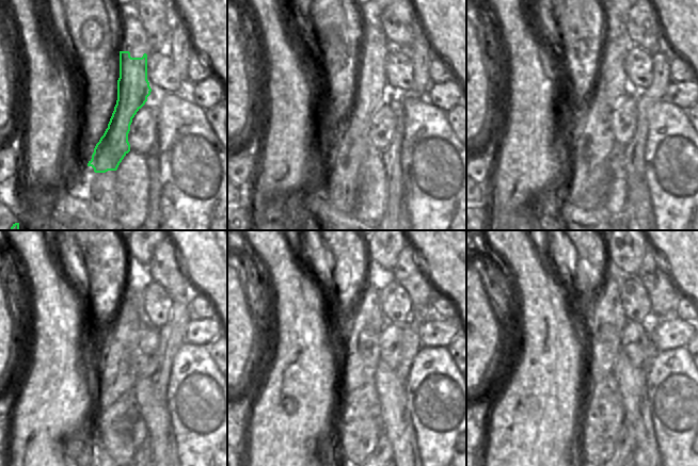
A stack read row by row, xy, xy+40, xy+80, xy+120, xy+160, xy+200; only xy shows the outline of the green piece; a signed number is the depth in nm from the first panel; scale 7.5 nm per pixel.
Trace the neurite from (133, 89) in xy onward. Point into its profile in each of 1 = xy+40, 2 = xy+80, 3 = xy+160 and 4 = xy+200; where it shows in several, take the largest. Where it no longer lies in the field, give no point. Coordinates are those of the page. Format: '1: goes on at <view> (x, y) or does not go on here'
1: goes on at xy+40 (351, 146)
2: goes on at xy+80 (593, 142)
3: goes on at xy+160 (366, 321)
4: goes on at xy+200 (605, 319)

